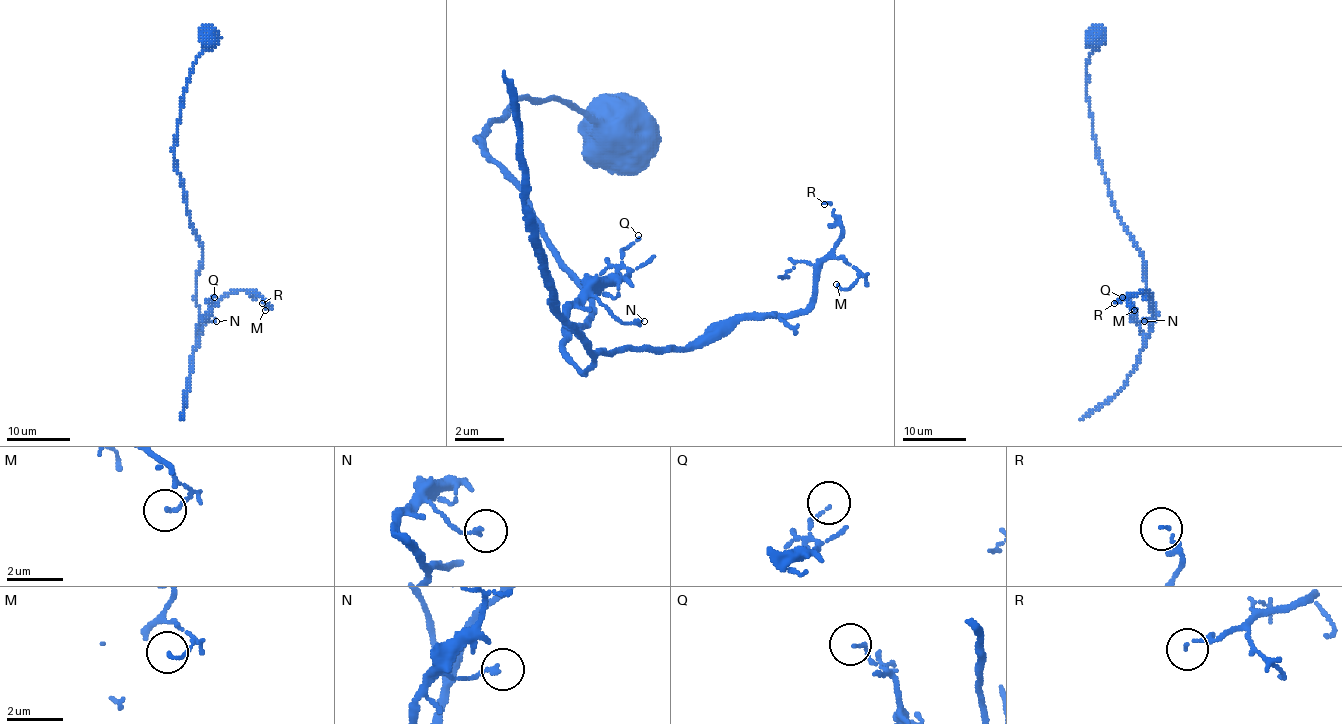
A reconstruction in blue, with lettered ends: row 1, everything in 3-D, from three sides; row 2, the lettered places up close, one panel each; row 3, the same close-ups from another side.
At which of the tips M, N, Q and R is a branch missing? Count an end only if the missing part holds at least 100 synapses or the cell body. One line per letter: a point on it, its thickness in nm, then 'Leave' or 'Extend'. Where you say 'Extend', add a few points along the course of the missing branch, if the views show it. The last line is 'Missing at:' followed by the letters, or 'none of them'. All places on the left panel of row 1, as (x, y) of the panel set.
M: Place: (265, 310). Thickness 110 nm. Leave
N: Place: (216, 321). Thickness 140 nm. Leave
Q: Place: (214, 297). Thickness 80 nm. Leave
R: Place: (262, 303). Thickness 80 nm. Leave
Missing at: none of them

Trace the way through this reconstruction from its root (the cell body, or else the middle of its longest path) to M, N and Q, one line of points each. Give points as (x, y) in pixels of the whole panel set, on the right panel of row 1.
M: (1098, 38), (1087, 65), (1093, 139), (1114, 209), (1142, 258), (1156, 318), (1145, 291), (1128, 297), (1134, 310)
N: (1098, 38), (1087, 65), (1093, 139), (1114, 209), (1142, 258), (1156, 310), (1145, 335), (1137, 322), (1144, 321)
Q: (1098, 38), (1087, 65), (1093, 139), (1111, 201), (1142, 258), (1147, 294), (1156, 310), (1145, 335), (1122, 297)

